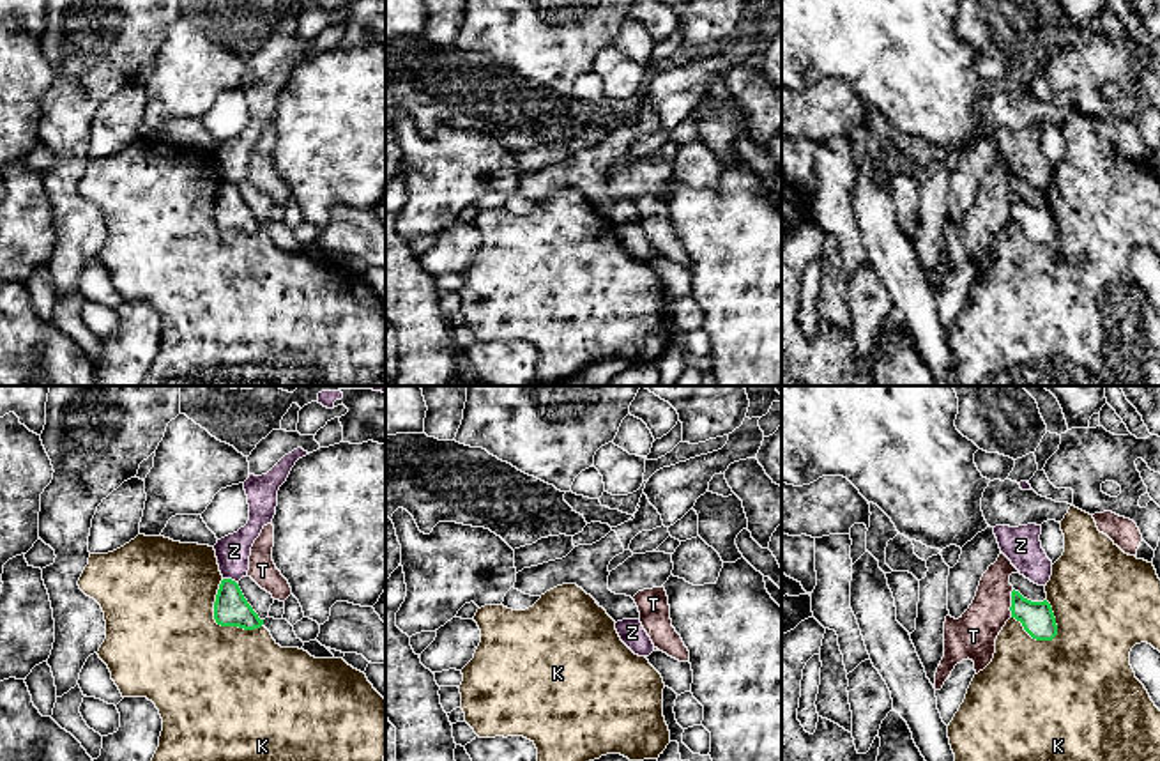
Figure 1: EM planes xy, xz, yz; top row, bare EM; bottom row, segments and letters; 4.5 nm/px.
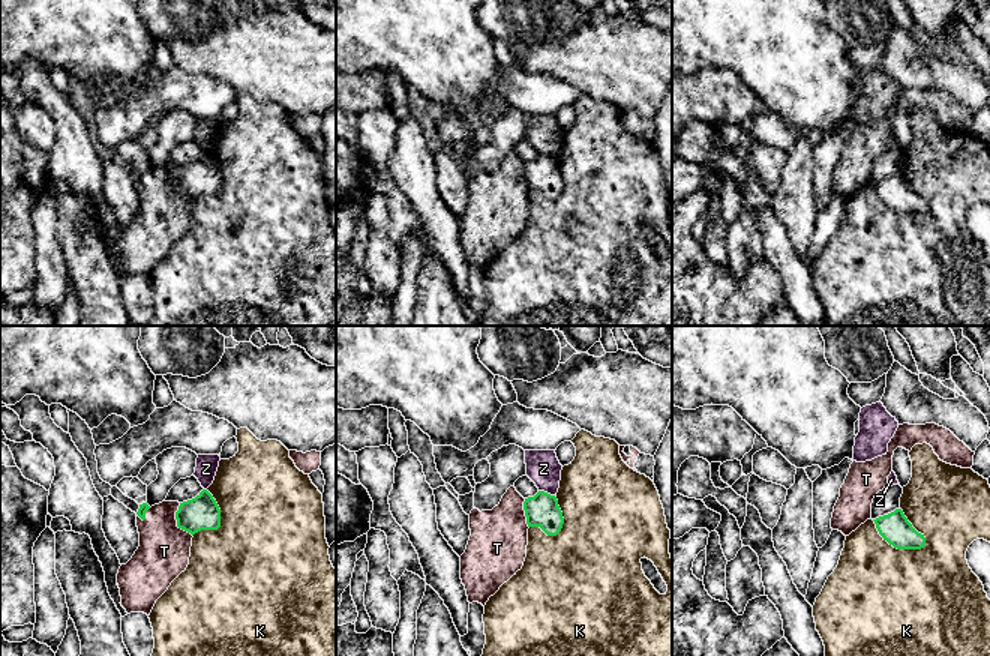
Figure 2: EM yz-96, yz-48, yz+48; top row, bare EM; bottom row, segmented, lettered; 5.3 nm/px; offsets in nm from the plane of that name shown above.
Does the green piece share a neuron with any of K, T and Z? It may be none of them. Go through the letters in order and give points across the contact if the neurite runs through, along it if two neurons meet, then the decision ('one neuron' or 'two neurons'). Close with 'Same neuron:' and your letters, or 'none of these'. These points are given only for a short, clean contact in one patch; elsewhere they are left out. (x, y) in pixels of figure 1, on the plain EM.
K: two neurons
T: border along yz (1014, 193), (1010, 220); two neurons
Z: border along xy (223, 181), (230, 181), (236, 186); two neurons
Same neuron: none of these

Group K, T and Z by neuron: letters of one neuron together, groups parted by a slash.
K / T / Z

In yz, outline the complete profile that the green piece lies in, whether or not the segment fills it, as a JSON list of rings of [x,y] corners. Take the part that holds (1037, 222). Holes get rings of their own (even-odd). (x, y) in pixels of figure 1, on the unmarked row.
[[[1011,195],[1011,221],[1022,227],[1024,234],[1036,244],[1052,244],[1057,239],[1057,228],[1052,211],[1047,204],[1031,205],[1019,195]]]

